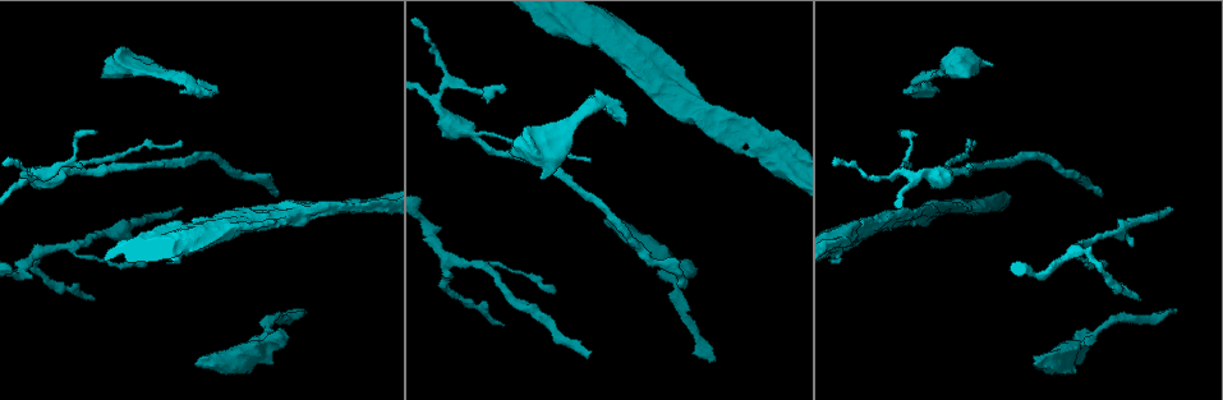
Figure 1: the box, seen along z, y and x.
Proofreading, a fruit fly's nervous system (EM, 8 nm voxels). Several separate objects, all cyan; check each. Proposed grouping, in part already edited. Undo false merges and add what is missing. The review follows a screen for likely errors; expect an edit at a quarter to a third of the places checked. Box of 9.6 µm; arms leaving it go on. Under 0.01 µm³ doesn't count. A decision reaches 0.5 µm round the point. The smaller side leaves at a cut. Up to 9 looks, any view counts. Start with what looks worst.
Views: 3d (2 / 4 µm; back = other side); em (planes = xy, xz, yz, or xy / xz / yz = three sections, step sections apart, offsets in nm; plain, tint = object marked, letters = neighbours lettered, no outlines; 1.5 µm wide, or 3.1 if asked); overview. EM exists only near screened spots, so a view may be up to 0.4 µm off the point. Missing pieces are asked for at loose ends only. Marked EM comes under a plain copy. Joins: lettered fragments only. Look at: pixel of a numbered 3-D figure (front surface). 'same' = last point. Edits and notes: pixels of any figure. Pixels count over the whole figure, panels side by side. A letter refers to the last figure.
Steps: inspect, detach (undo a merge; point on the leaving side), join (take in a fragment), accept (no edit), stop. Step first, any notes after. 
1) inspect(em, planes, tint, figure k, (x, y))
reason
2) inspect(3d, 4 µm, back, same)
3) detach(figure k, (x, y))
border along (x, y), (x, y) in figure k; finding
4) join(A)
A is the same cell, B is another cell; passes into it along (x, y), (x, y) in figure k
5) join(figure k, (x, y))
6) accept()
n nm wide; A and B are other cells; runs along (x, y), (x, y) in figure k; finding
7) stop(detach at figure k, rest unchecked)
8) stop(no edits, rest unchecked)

inspect(em, planes, tint, figure 1, (197, 363))
an open end

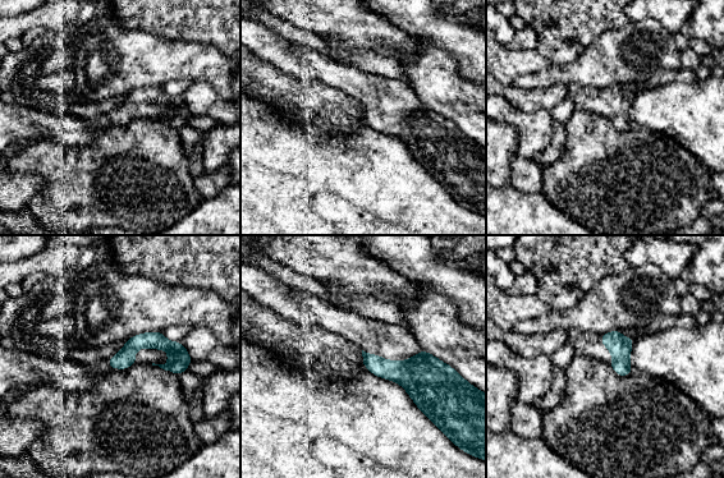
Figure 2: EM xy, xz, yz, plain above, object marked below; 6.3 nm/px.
inspect(em, planes, letters, same)
see the neighbours

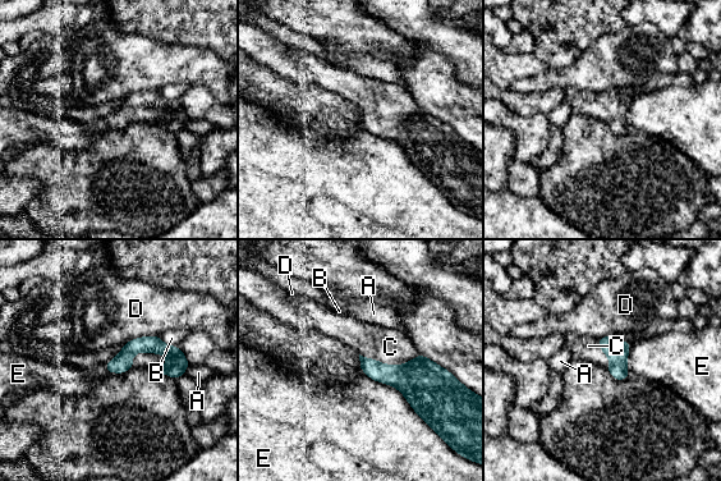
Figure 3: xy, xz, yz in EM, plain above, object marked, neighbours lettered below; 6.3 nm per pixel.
join(C)
C is the same cell, A, B, D and E are other cells; passes into it along (175, 365), (154, 352), (145, 360) in figure 3; it goes on there

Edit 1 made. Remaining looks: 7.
inspect(overview)
redraw

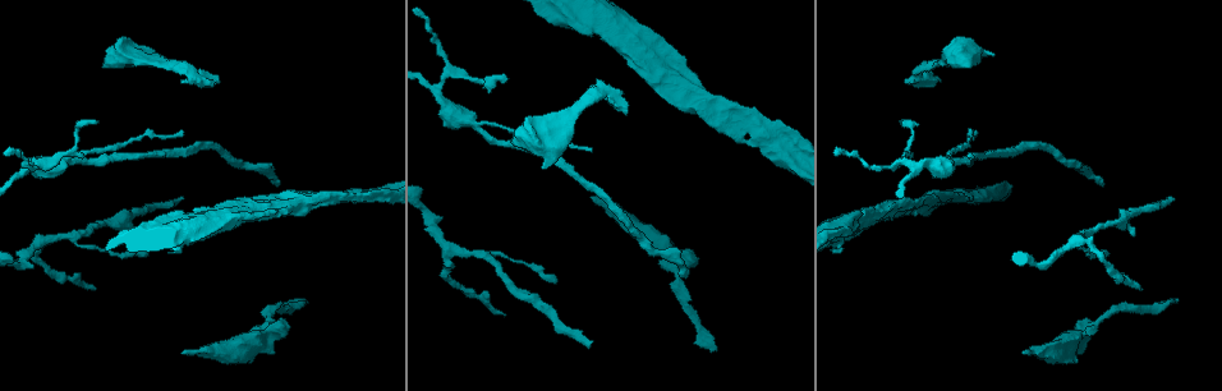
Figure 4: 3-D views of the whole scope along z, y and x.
inspect(3d, 4 µm, figure 4, (96, 122))

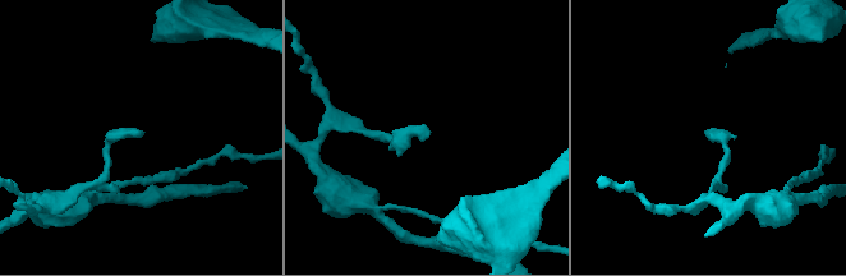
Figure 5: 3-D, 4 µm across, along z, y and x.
inspect(em, planes, letters, figure 5, (429, 132))
need the tissue

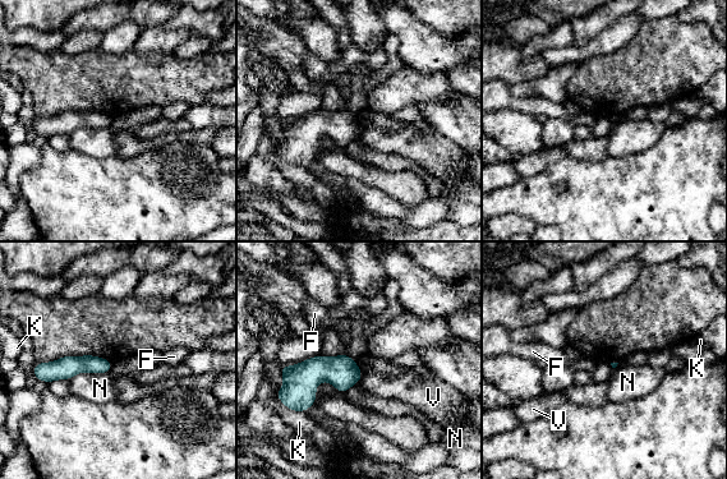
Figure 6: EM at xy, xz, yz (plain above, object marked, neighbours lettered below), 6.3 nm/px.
accept()
N touches over 240 nm; F, K, N and V are other cells; border along (363, 373), (358, 382) in figure 6; no lettered fragment goes on from it

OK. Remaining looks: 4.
inspect(em, xz, step 8, tint, figure 4, (922, 196))
an open end

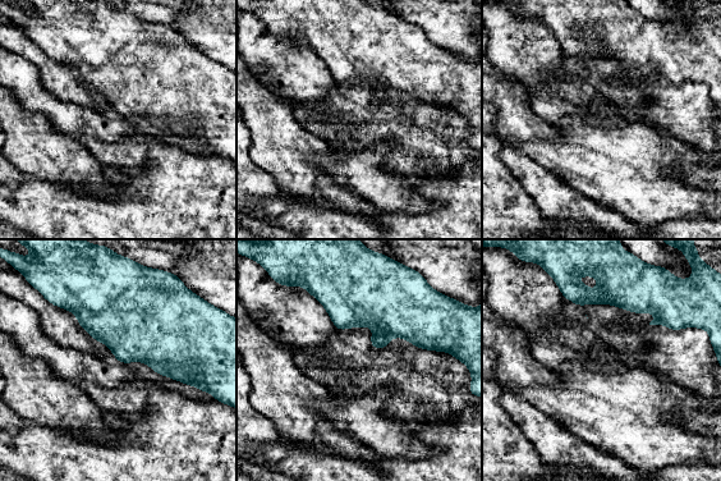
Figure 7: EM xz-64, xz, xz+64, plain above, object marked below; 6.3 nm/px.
inspect(em, xz, step 8, letters, same)
see the neighbours

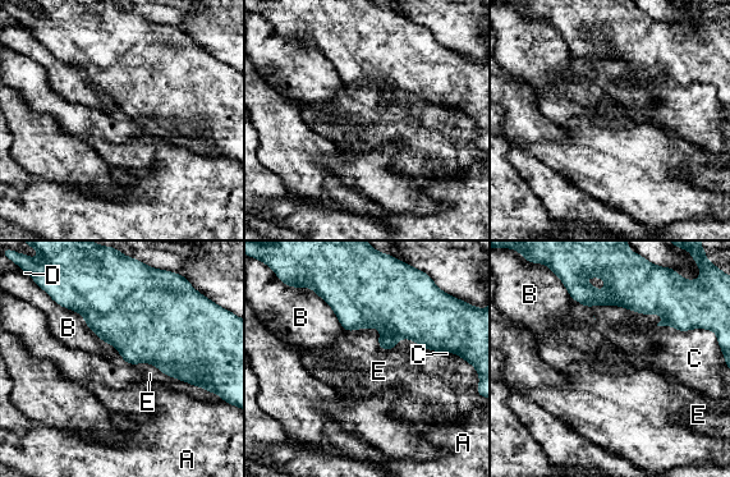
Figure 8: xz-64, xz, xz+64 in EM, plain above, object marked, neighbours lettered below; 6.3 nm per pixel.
accept()
A, B, C, D and E are other cells; border along (60, 306), (115, 348) in figure 8; no lettered fragment goes on from it

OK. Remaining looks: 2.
stop(join at figure 3, rest unchecked)

